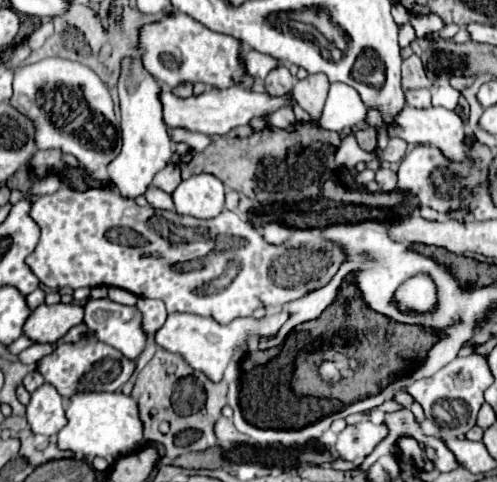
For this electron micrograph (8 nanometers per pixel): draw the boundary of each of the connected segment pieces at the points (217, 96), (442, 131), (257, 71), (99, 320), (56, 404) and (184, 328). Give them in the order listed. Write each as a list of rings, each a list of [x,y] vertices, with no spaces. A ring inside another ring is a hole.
[[[166,86],[162,90],[162,106],[164,106],[164,122],[168,124],[168,128],[188,128],[194,132],[202,132],[202,134],[228,134],[228,130],[232,130],[234,126],[244,126],[250,122],[250,118],[260,116],[264,120],[268,120],[268,116],[278,110],[280,106],[290,106],[290,102],[286,102],[286,98],[274,98],[270,94],[258,94],[252,90],[244,90],[240,86],[232,86],[226,90],[206,90],[200,96],[190,96],[186,100],[176,98]]]
[[[406,106],[402,110],[402,114],[398,114],[396,118],[396,126],[386,126],[380,118],[380,114],[376,110],[368,110],[368,124],[372,128],[376,126],[384,126],[388,130],[388,136],[398,136],[406,142],[412,144],[428,144],[428,146],[436,146],[450,162],[462,162],[468,158],[466,154],[466,132],[464,132],[464,120],[460,116],[456,116],[454,110],[446,110],[446,108],[410,108]]]
[[[248,50],[248,52],[244,54],[244,62],[246,62],[248,74],[252,74],[254,78],[260,78],[260,80],[264,80],[266,74],[268,74],[274,66],[278,66],[278,60],[270,58],[268,54],[258,54],[256,50]]]
[[[88,298],[84,324],[100,342],[120,350],[128,360],[136,360],[146,346],[142,314],[134,306],[124,306],[108,298]]]
[[[42,384],[36,392],[32,392],[26,418],[30,430],[34,434],[44,434],[44,436],[58,434],[66,426],[68,420],[64,416],[62,396],[56,392],[52,384]]]
[[[282,310],[282,312],[268,314],[260,320],[236,318],[230,324],[220,324],[214,318],[204,318],[204,316],[196,316],[196,314],[168,314],[162,328],[158,328],[158,332],[154,334],[154,340],[160,348],[182,354],[194,370],[202,370],[210,380],[218,382],[218,380],[222,380],[228,360],[230,358],[240,360],[244,356],[244,352],[248,352],[250,336],[272,336],[278,332],[278,328],[284,324],[286,318],[288,318],[288,312]]]

